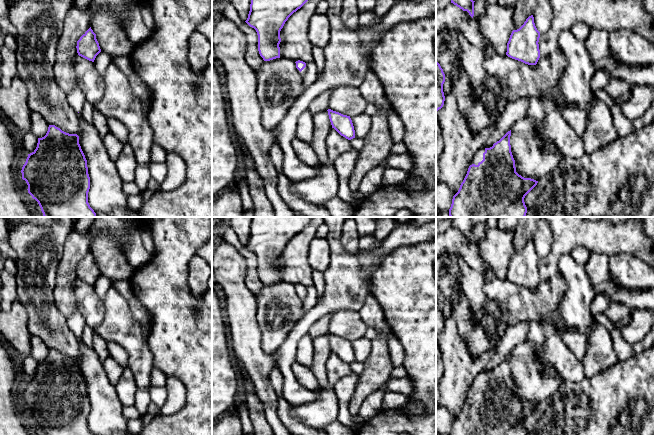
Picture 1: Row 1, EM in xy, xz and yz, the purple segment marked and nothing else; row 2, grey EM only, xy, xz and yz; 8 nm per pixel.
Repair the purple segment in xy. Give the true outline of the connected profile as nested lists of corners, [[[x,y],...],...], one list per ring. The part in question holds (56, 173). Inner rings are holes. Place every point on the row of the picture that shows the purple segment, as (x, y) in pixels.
[[[49,125],[46,135],[38,138],[36,149],[28,154],[21,173],[22,179],[28,185],[28,193],[38,202],[44,217],[96,217],[96,213],[88,203],[90,177],[87,160],[77,134],[69,134],[55,125]]]

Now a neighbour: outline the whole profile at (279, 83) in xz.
[[[281,57],[264,61],[255,73],[261,121],[266,129],[273,130],[286,116],[293,102],[303,94],[303,76],[295,61]]]

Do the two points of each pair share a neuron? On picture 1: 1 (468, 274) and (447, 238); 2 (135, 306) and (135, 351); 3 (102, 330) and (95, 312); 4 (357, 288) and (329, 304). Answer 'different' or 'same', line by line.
1: different
2: different
3: different
4: same

